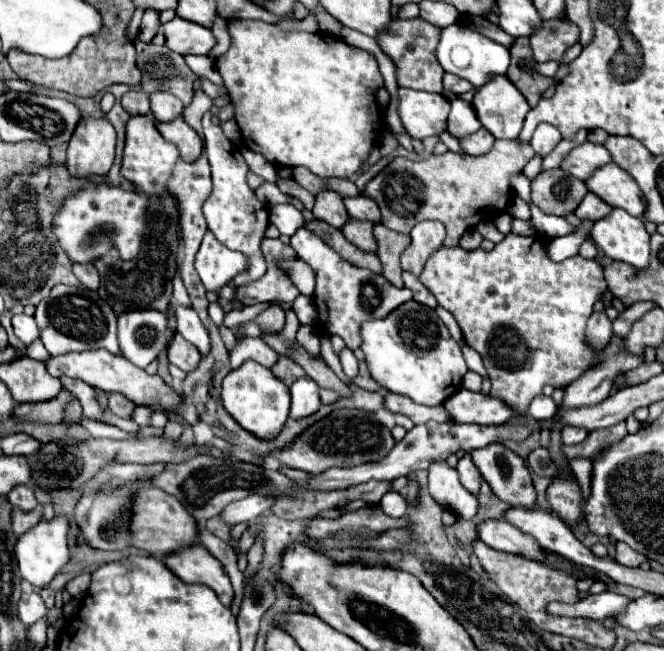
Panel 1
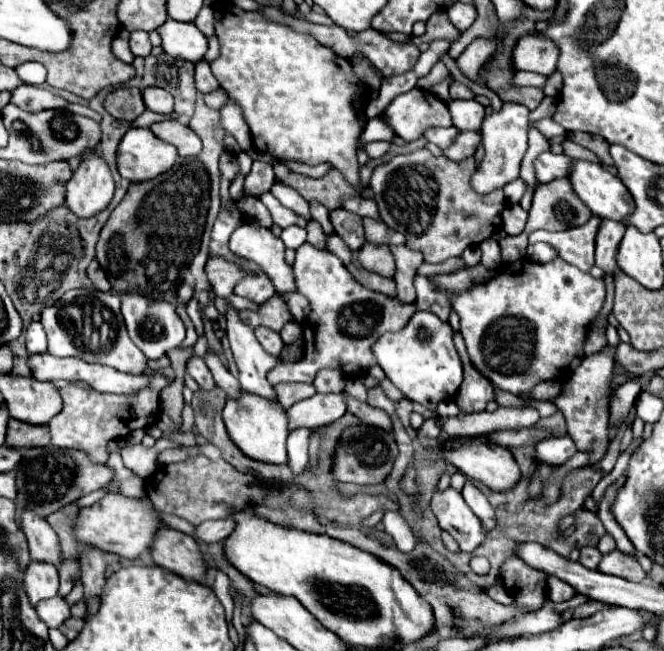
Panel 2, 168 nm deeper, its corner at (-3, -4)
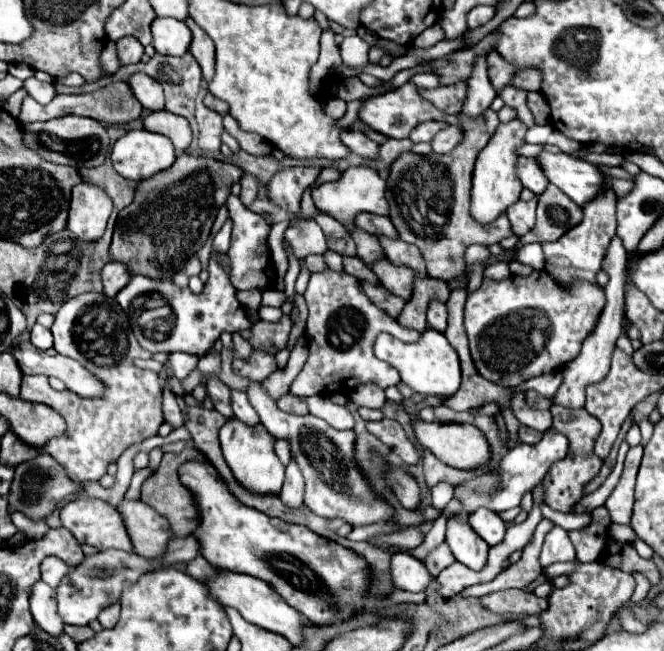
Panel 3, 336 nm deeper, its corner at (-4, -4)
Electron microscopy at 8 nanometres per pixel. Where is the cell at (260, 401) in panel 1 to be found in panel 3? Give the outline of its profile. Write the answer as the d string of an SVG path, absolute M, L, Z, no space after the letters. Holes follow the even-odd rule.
M231 418L225 422L225 426L219 430L219 442L225 456L227 466L231 468L235 480L257 496L279 496L285 476L285 466L279 462L273 444L275 440L269 438L269 432L261 426L261 430L249 430L249 426L241 426L237 418Z

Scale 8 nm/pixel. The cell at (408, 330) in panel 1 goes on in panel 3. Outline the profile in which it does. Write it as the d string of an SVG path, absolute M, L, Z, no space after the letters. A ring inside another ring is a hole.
M427 328L415 344L405 344L391 334L381 332L375 340L375 356L397 368L401 380L423 396L453 396L461 386L461 370L455 348L441 332L435 332L431 328Z

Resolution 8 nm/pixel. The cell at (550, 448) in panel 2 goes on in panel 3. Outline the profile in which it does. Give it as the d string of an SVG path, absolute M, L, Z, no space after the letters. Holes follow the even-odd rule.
M549 428L541 442L529 446L529 444L517 444L515 448L511 448L505 458L499 462L499 466L495 470L491 470L489 474L483 476L475 476L469 480L463 480L459 484L455 484L455 498L461 502L461 510L463 514L473 514L477 508L487 508L491 512L505 512L509 508L519 506L521 498L525 492L531 492L545 476L545 470L549 470L549 466L557 460L563 460L569 454L569 440L565 434Z

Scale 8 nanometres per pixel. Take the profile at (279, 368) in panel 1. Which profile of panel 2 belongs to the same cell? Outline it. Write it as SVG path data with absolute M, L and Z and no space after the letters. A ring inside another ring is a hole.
M282 382L276 386L278 400L284 408L290 408L294 402L300 402L304 398L310 398L316 394L314 384L304 384L304 382Z

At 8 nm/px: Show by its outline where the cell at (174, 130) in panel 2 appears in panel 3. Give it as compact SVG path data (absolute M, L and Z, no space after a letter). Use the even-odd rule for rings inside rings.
M159 110L145 116L143 124L145 124L145 130L167 136L179 154L185 152L187 146L191 144L191 128L183 116L171 114L167 110Z

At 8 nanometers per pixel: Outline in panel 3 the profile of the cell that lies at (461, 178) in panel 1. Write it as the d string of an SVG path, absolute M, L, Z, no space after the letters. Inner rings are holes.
M485 110L477 120L465 114L459 114L459 126L463 132L463 140L455 146L447 156L427 156L417 158L413 154L401 154L393 164L387 178L387 200L391 208L391 222L395 224L399 238L415 244L425 262L431 278L451 280L459 276L463 270L457 270L459 264L465 262L465 250L471 244L499 244L503 238L513 236L511 224L506 213L497 218L489 226L481 226L473 222L469 214L469 192L471 192L471 172L479 152L487 146L489 138L495 134L499 126L499 118L493 110ZM403 204L407 210L403 212Z

